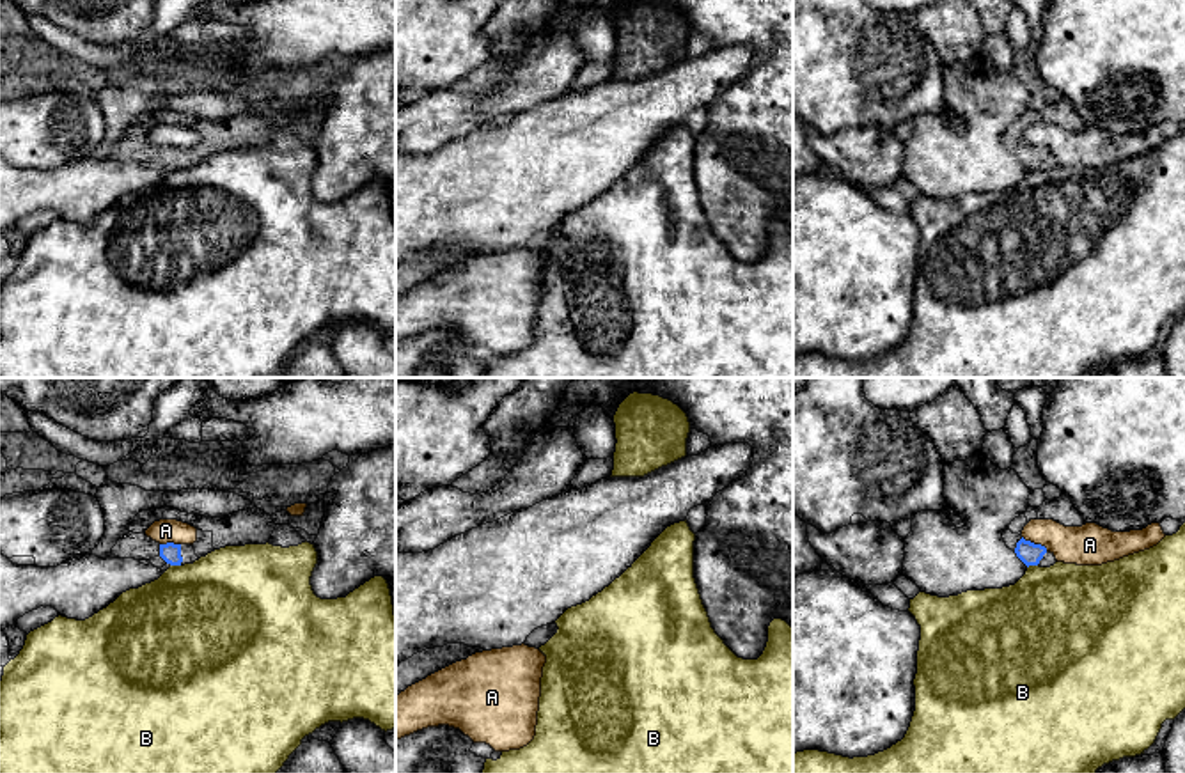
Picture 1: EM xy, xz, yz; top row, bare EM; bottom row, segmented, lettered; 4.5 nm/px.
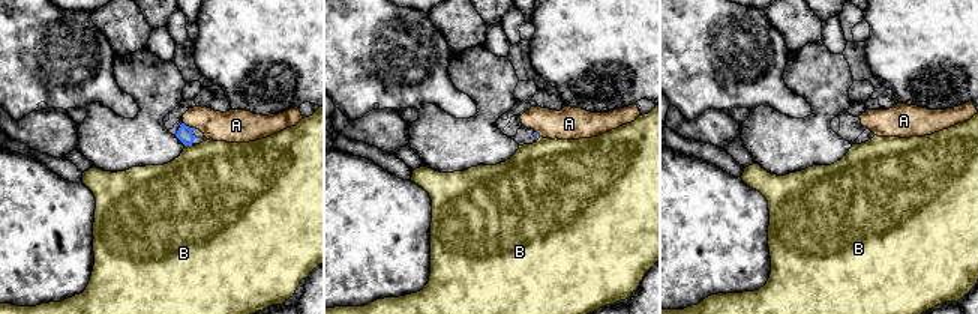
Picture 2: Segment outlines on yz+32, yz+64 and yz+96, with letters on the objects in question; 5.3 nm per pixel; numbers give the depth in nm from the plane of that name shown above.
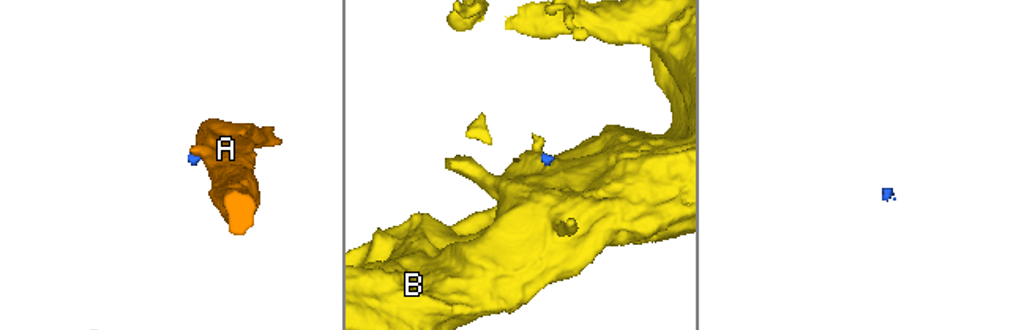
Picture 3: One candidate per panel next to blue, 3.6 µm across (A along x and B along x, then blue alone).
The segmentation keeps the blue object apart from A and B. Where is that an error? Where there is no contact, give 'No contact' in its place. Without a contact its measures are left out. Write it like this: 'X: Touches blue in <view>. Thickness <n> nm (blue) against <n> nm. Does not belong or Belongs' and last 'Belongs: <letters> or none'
A: Touches blue in yz. Thickness 100 nm (blue) against 190 nm. Does not belong
B: Touches blue in xy. Thickness 90 nm (blue) against 480 nm. Does not belong
Belongs: none

